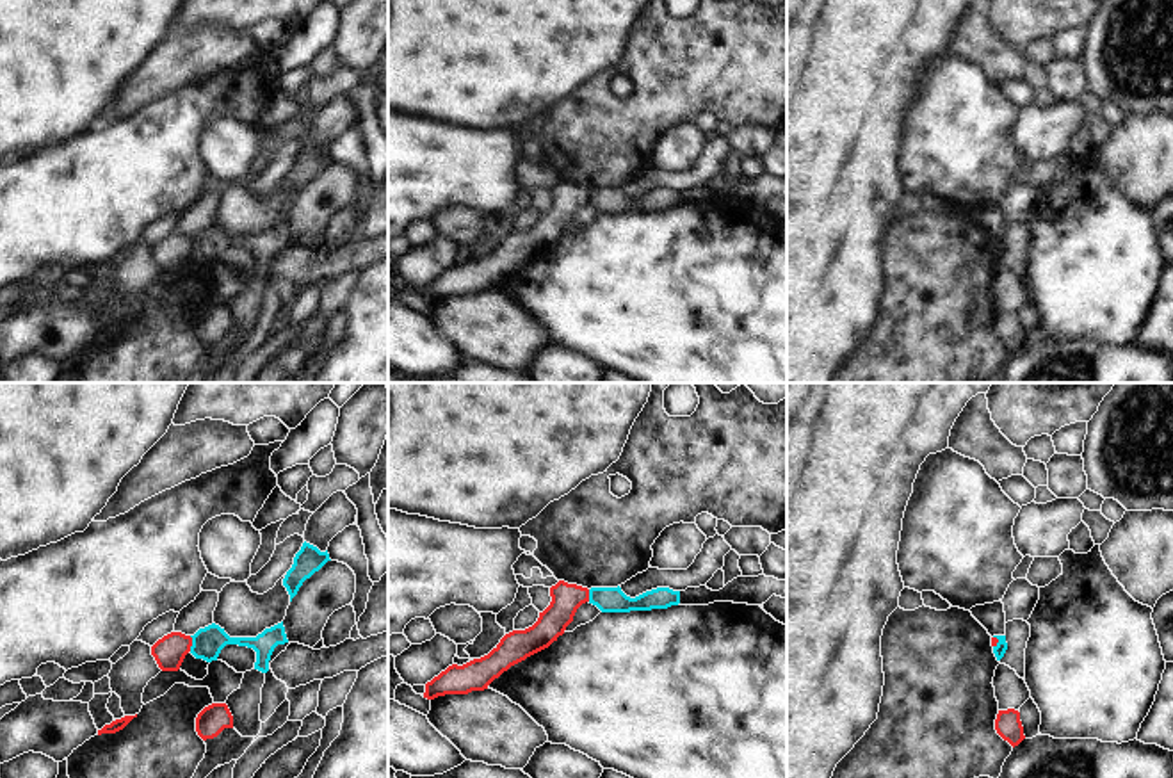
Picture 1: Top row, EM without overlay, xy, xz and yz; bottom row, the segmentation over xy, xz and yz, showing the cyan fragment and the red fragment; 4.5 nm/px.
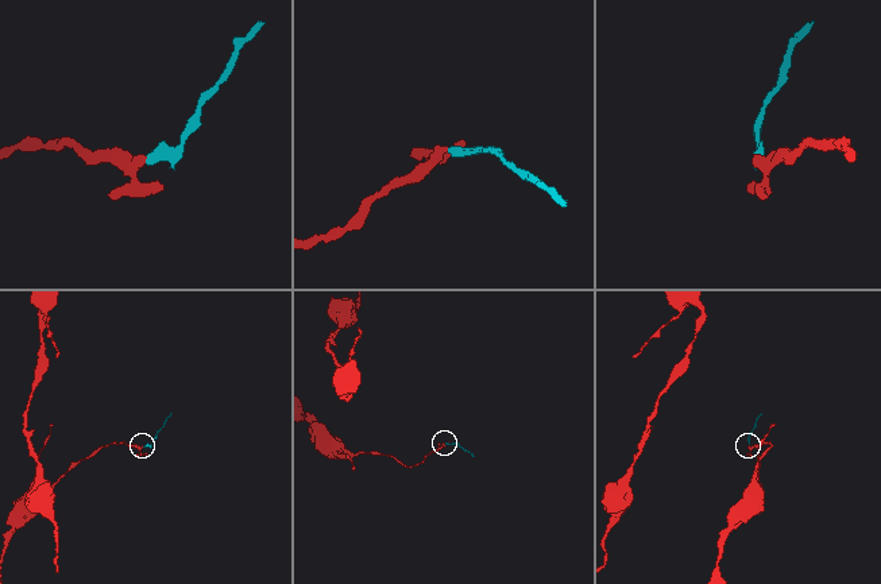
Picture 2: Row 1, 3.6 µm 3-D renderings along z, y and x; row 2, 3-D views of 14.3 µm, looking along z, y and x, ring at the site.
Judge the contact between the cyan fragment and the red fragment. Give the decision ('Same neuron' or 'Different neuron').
Different neuron.

